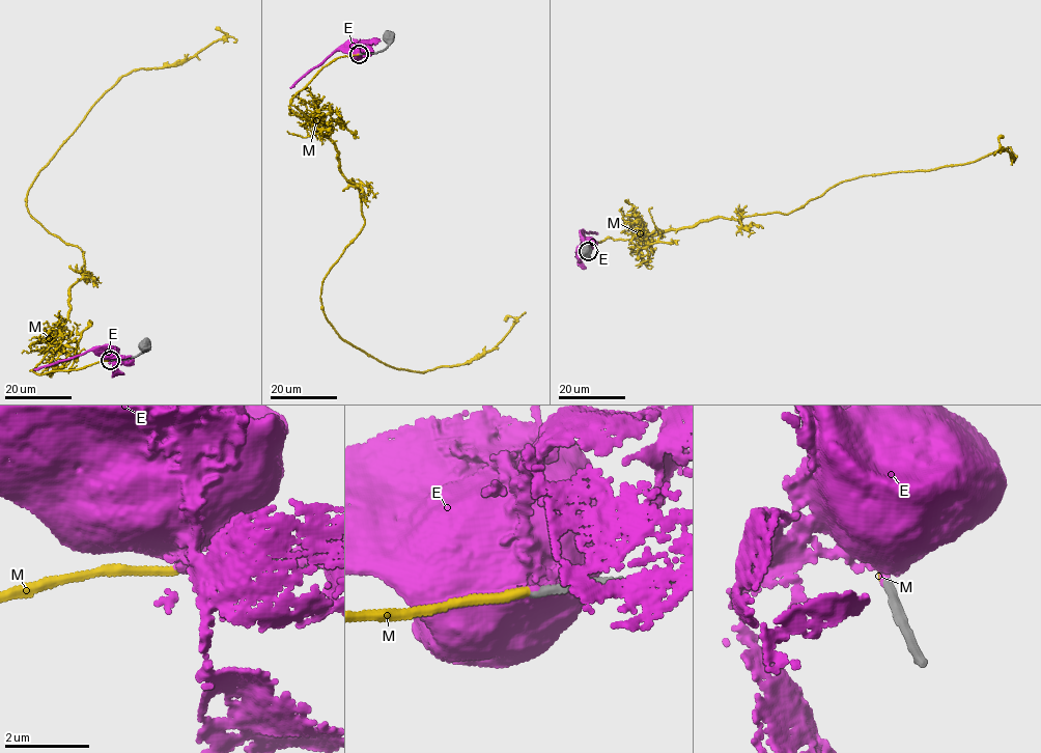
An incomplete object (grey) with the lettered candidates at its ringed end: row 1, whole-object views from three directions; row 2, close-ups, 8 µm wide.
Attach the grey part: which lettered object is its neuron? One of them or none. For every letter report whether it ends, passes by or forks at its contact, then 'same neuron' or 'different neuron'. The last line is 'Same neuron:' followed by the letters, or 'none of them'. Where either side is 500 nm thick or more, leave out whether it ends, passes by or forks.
E: it ends; different neuron
M: it ends; same neuron
Same neuron: M

